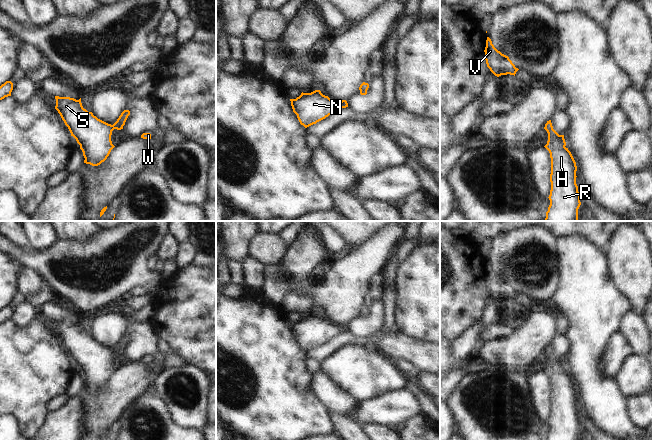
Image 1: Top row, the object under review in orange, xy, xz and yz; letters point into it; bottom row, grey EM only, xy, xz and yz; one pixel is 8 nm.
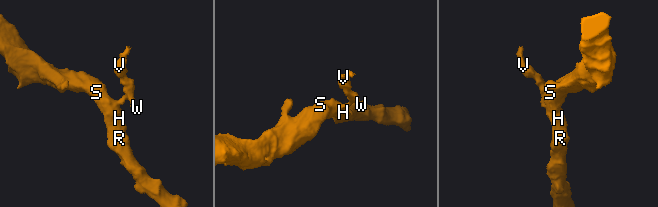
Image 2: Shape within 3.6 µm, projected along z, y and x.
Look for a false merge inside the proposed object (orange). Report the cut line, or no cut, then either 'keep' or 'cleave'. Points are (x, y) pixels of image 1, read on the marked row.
no cut | keep

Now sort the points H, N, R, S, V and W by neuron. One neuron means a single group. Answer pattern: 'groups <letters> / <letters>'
groups H N R S V W

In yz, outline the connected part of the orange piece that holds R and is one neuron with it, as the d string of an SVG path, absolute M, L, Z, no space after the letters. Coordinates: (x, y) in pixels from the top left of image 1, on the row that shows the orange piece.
M551 120L547 121L544 129L548 133L548 141L544 147L551 158L550 205L545 221L578 221L581 202L576 184L576 162L565 147L564 135L559 135L553 129Z

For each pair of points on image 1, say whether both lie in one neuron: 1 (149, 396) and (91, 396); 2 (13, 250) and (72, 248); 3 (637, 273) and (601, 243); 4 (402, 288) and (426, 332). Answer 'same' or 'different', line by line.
1: different
2: same
3: different
4: same

